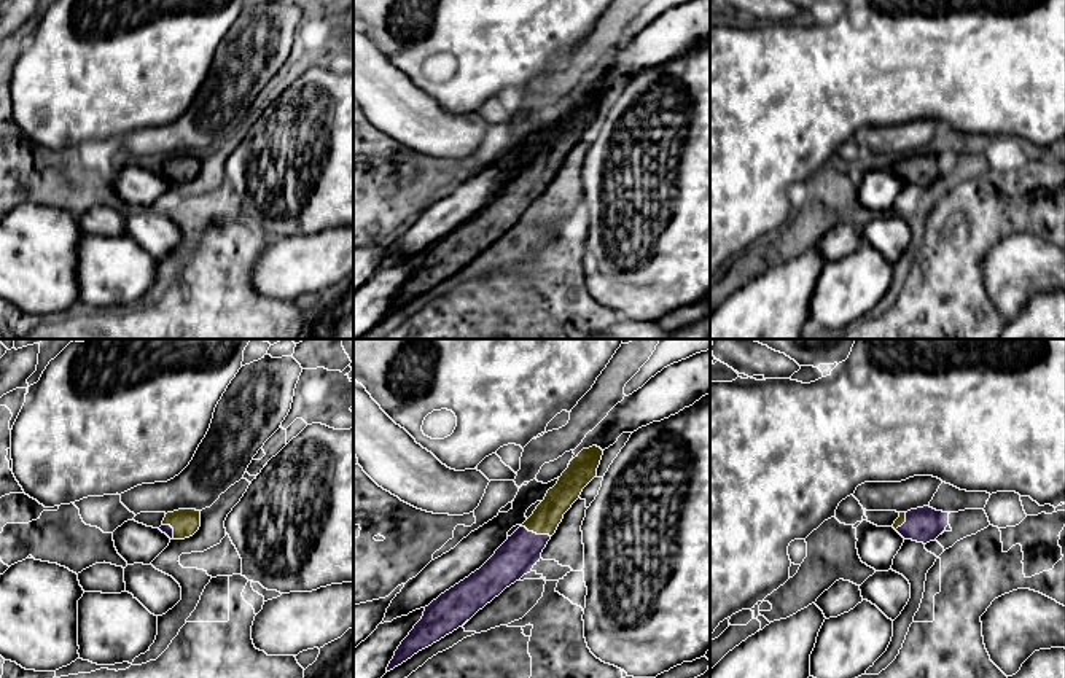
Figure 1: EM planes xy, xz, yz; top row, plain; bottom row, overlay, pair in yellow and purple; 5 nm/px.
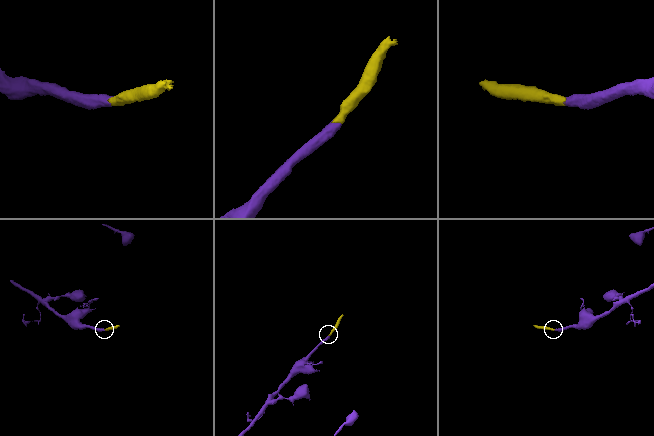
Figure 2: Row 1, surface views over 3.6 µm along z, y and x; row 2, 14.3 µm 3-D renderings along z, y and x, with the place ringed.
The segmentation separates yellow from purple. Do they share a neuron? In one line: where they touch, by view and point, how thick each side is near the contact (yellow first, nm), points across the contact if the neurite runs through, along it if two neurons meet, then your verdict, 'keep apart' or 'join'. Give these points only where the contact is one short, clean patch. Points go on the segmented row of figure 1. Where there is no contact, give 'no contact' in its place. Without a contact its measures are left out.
xz (535, 532) | 140/190 nm | across xz (550, 513), (535, 532), (516, 557) | join

